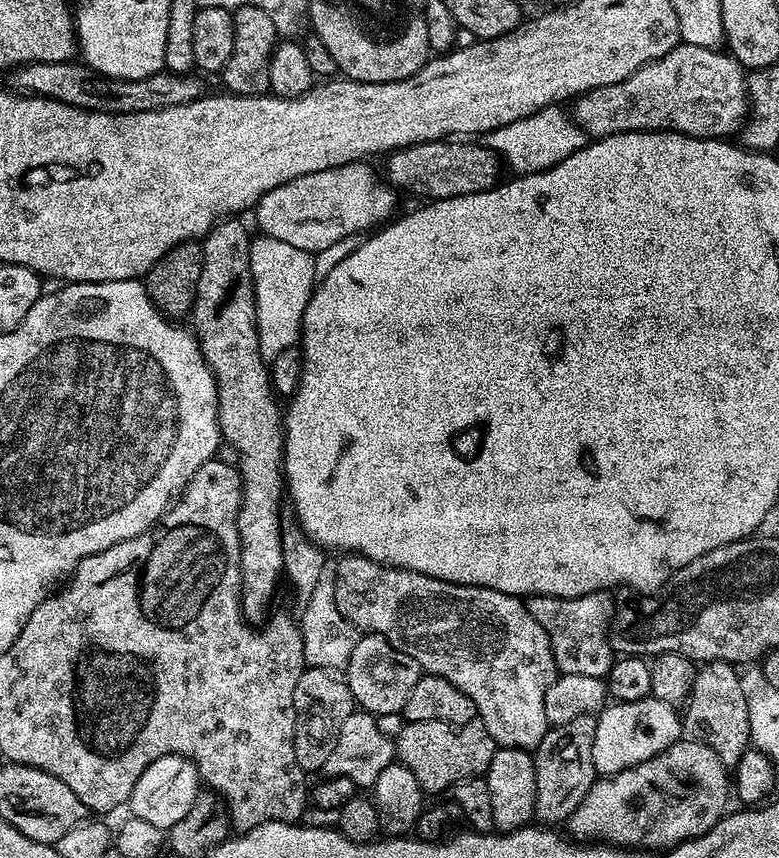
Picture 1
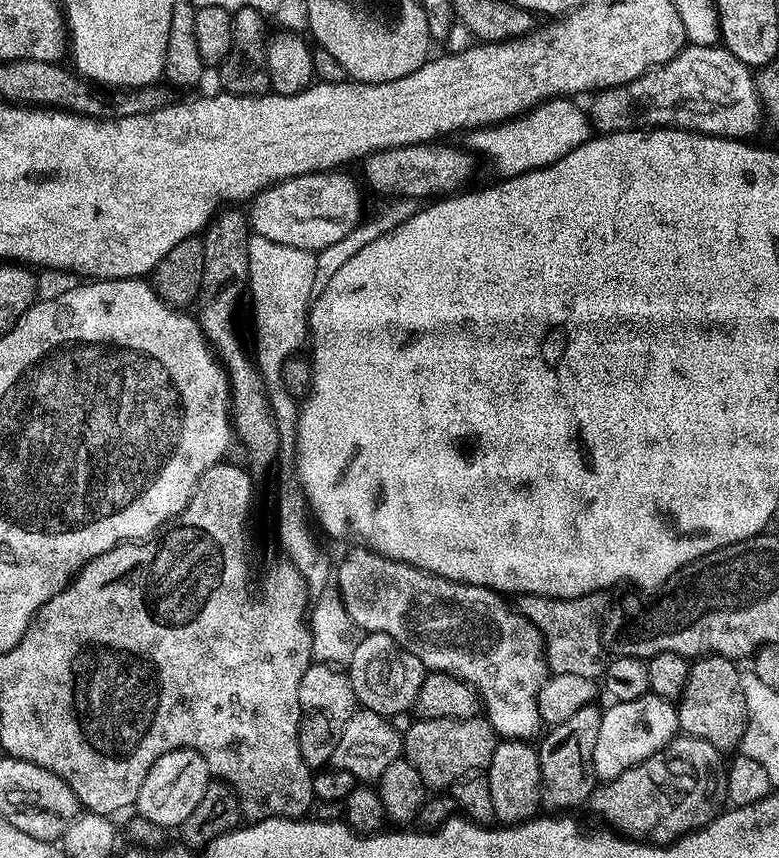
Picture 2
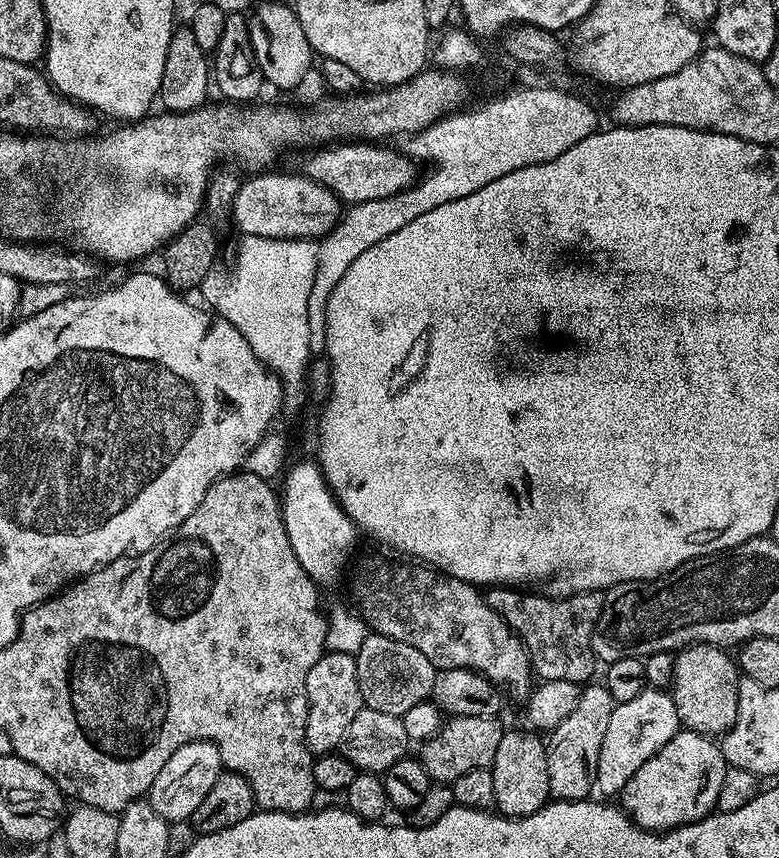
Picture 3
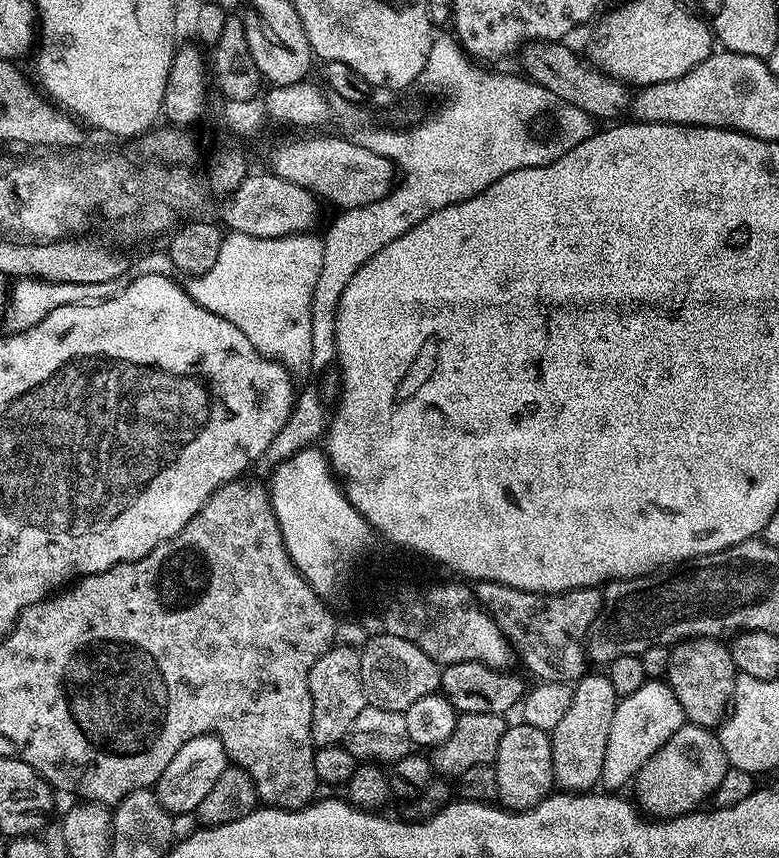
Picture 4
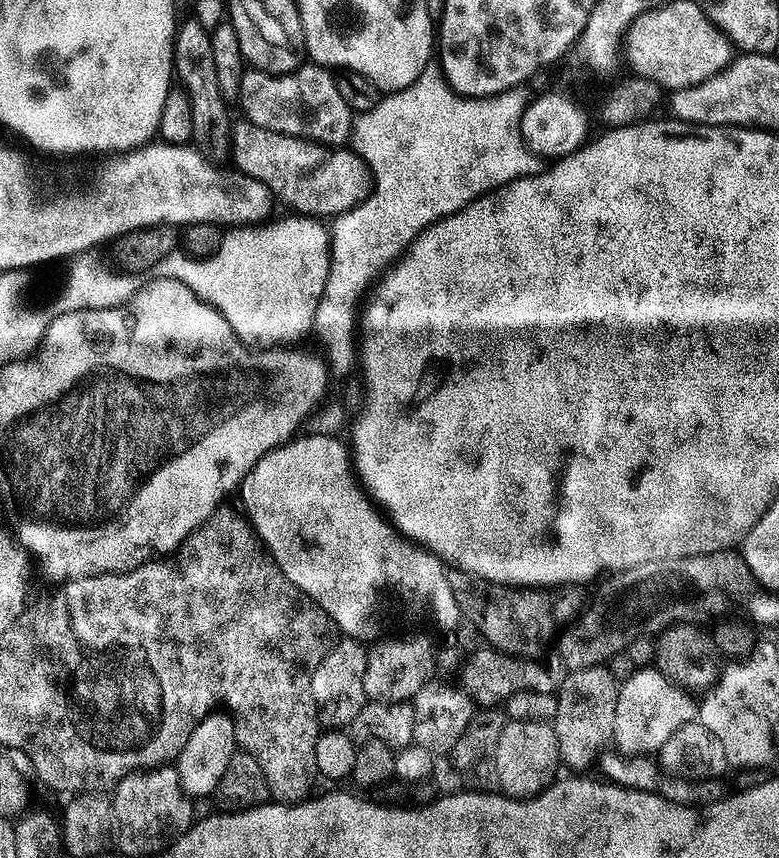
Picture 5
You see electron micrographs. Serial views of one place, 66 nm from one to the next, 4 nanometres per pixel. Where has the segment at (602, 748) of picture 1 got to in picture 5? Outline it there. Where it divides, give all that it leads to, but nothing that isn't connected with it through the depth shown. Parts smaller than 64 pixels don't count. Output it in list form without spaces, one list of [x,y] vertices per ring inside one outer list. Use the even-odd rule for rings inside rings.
[[[644,666],[620,684],[618,710],[614,710],[612,744],[615,751],[623,755],[651,757],[659,753],[674,730],[693,723],[697,716],[697,701],[685,689],[679,688],[655,667]]]

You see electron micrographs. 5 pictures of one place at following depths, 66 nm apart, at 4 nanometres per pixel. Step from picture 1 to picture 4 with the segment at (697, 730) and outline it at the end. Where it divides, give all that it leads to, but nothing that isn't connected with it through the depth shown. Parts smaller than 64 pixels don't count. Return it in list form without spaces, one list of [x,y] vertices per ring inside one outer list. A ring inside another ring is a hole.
[[[692,637],[688,640],[681,640],[679,644],[671,645],[670,649],[666,683],[672,687],[682,706],[685,721],[689,724],[696,724],[700,728],[715,729],[724,719],[731,705],[738,675],[728,644],[717,637]]]

